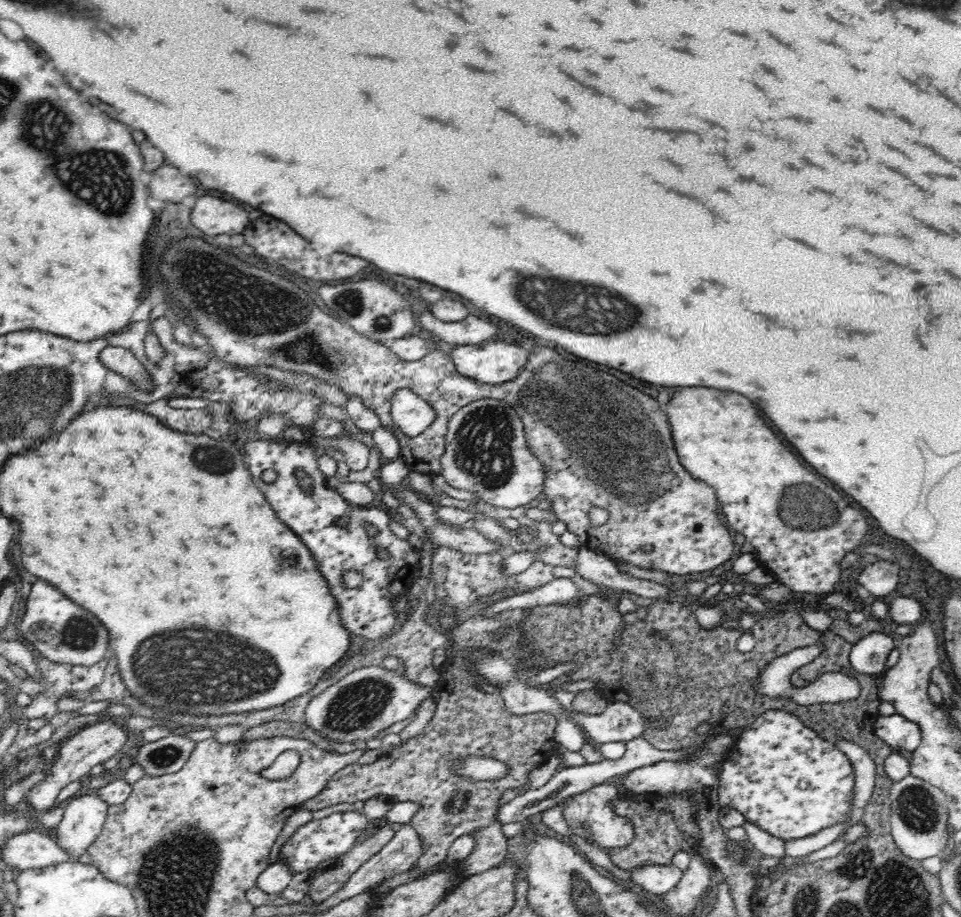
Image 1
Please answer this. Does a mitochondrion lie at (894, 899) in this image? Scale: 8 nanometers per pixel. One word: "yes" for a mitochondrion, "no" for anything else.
yes

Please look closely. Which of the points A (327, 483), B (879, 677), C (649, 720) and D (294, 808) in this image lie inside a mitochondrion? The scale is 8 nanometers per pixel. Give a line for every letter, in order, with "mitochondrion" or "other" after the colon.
A: other
B: other
C: other
D: other

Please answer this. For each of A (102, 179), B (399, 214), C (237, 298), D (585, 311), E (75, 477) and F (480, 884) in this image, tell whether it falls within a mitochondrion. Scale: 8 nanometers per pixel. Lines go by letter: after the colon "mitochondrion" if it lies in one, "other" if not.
A: mitochondrion
B: other
C: mitochondrion
D: mitochondrion
E: other
F: other

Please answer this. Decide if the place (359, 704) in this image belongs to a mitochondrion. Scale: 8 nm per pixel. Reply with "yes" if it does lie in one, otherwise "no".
yes

